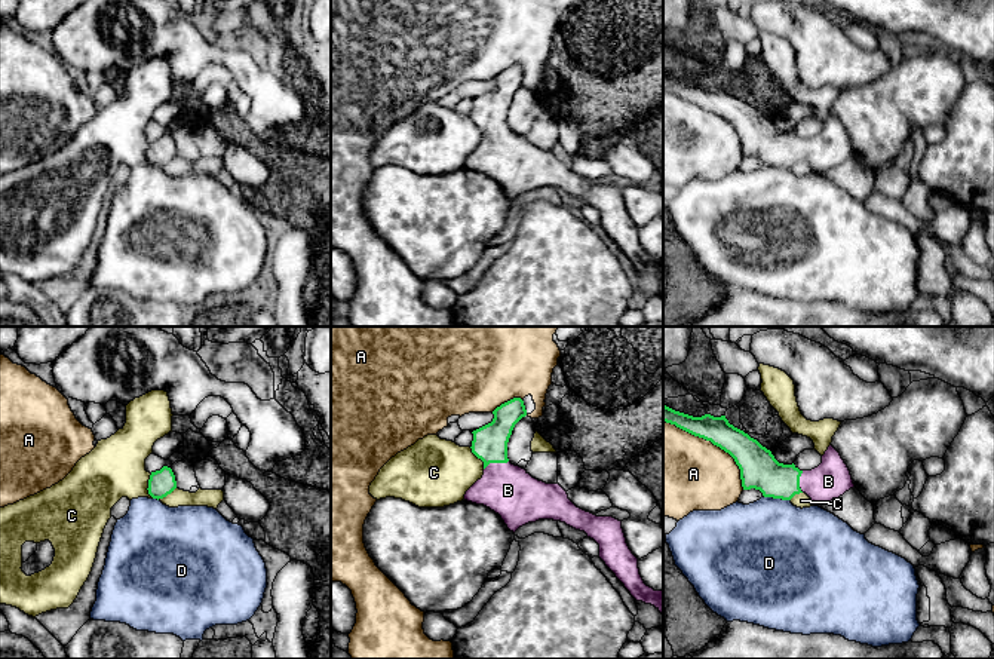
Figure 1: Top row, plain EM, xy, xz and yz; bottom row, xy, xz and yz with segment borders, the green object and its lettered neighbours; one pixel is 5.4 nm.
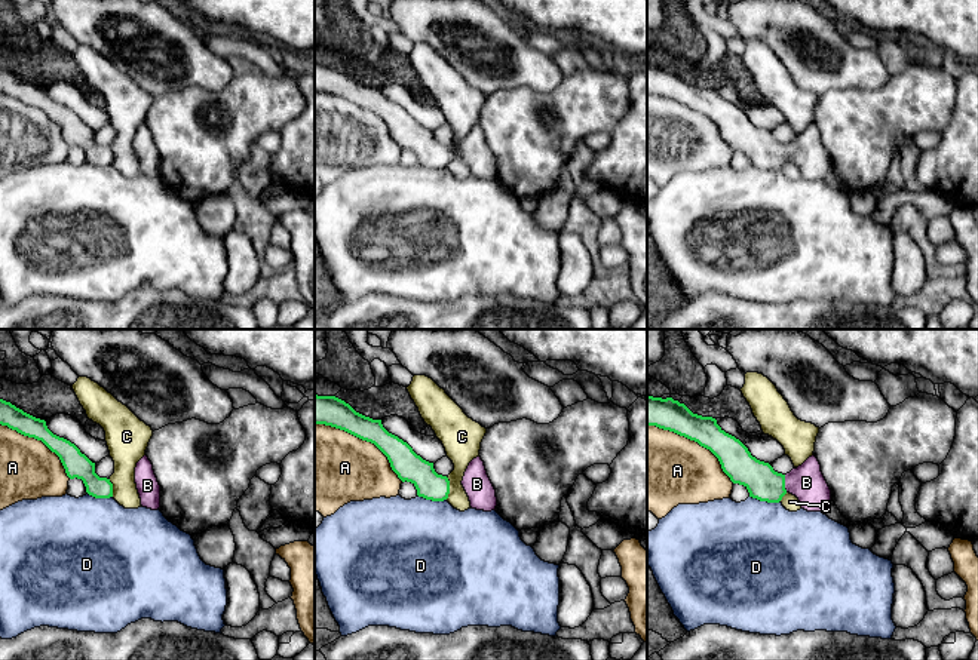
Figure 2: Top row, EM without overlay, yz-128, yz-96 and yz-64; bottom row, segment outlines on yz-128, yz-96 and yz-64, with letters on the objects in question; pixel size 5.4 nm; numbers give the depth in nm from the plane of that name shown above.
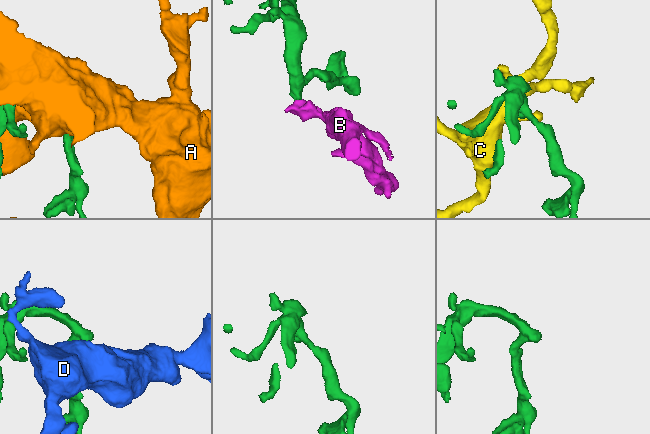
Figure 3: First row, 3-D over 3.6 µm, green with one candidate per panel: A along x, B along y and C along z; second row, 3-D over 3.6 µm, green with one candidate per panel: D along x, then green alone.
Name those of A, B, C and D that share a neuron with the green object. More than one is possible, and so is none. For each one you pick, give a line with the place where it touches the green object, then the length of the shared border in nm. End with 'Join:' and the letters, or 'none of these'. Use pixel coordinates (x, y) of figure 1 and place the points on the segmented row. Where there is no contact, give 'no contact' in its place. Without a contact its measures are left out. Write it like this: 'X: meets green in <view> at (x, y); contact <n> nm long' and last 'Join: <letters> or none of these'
B: meets green in xz at (496, 462); contact 140 nm long
Join: B

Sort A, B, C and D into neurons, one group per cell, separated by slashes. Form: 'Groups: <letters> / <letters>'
Groups: A / B / C / D

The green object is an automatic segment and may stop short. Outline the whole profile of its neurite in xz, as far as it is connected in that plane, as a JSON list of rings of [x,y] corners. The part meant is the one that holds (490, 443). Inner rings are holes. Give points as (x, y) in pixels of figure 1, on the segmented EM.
[[[513,398],[494,411],[491,423],[473,430],[472,453],[484,462],[484,475],[464,494],[464,500],[484,505],[498,514],[510,531],[536,522],[539,519],[553,519],[585,531],[587,537],[599,545],[599,558],[625,585],[636,601],[654,606],[663,614],[663,591],[647,586],[639,574],[638,558],[626,543],[622,521],[613,517],[596,517],[577,508],[567,491],[559,484],[546,484],[533,478],[525,469],[515,466],[507,459],[507,442],[515,424],[527,416],[524,401]]]

